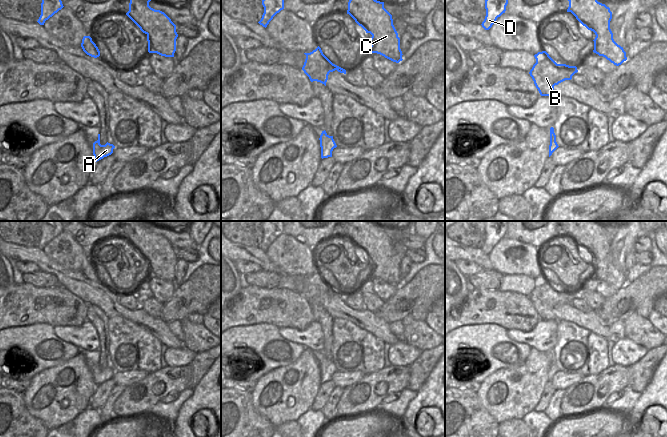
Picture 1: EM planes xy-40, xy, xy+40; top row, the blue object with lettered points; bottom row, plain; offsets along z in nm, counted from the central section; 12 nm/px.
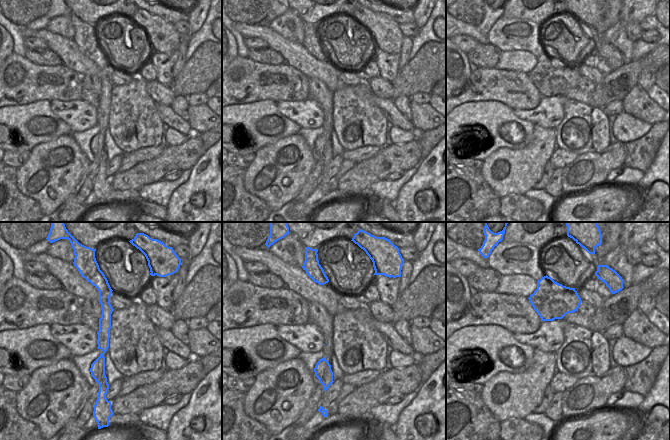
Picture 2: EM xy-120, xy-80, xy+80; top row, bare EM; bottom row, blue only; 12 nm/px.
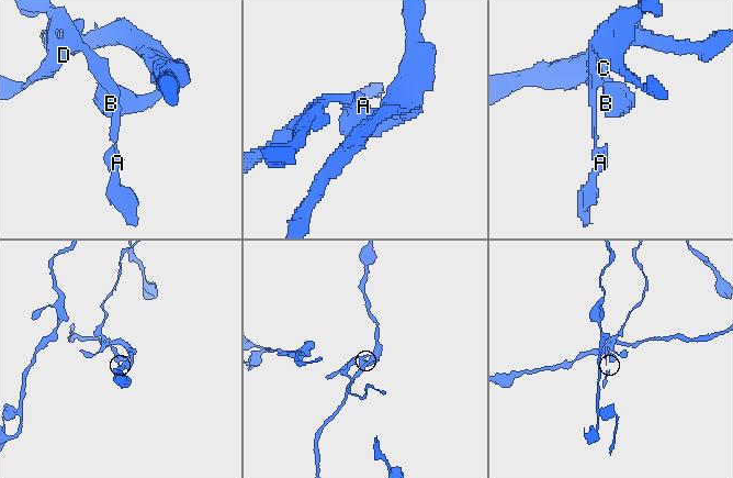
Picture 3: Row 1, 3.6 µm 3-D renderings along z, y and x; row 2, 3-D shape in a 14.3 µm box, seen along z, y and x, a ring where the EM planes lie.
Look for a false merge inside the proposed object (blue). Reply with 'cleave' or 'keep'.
cleave

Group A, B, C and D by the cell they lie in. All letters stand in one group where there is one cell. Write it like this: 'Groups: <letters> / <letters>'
Groups: A D / B C.

